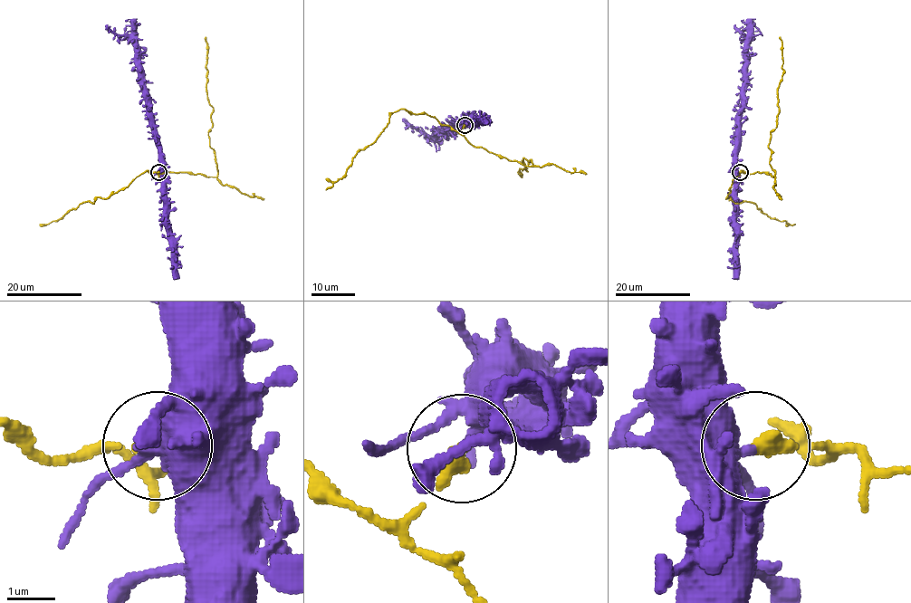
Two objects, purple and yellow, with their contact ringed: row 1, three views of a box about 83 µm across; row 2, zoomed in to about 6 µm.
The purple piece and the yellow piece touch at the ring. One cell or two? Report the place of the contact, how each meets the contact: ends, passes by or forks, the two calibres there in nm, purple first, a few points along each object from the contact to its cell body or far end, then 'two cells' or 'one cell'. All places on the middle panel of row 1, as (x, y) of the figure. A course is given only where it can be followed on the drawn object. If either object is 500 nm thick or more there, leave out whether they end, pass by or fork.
(465, 125) | purple passes by | yellow ends | 280/360 nm | purple via (465, 125), (466, 120), (462, 125), (436, 130), (428, 136), (411, 128), (404, 119) | yellow via (465, 125), (459, 131), (475, 147), (524, 166), (531, 160), (518, 171) | two cells

